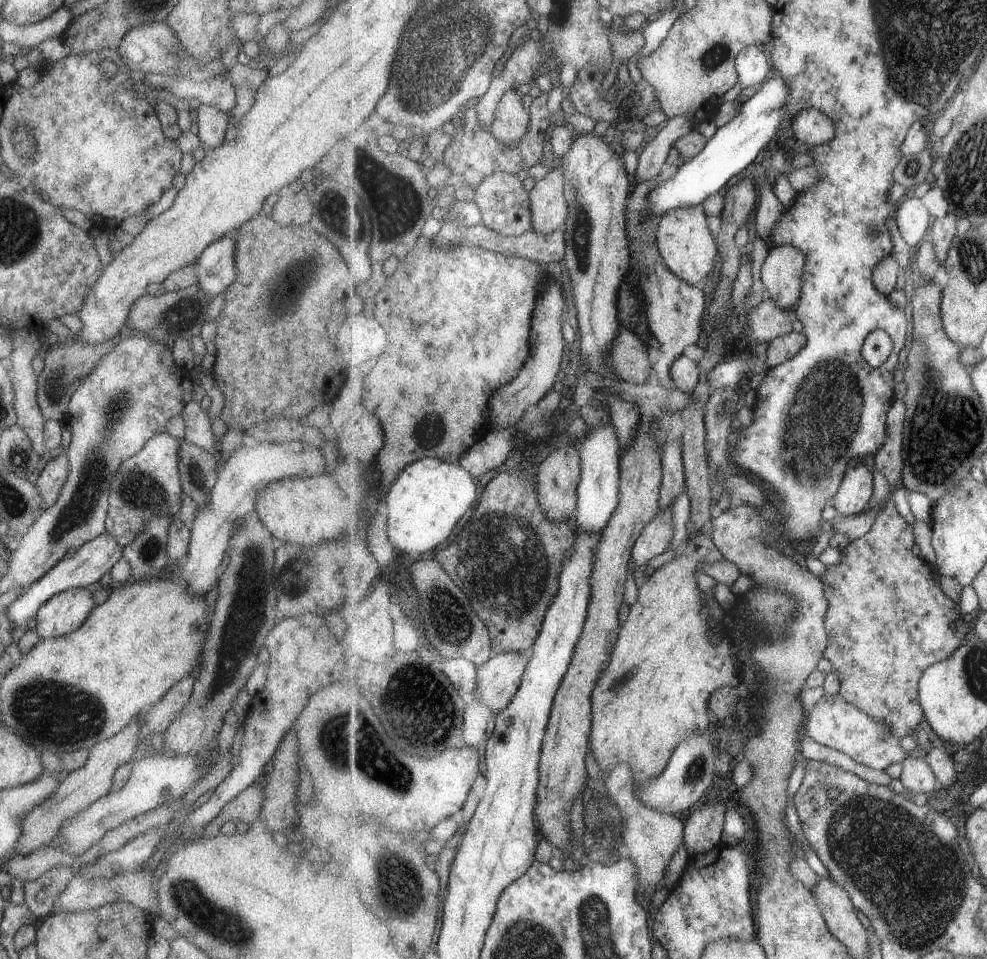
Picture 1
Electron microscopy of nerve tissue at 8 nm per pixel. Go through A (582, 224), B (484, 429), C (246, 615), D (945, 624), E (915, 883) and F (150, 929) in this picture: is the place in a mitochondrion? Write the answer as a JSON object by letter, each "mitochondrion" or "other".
{"A":"mitochondrion","B":"other","C":"mitochondrion","D":"other","E":"mitochondrion","F":"other"}

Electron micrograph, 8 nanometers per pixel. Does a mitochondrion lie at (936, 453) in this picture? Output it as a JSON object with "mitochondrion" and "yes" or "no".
{"mitochondrion":"yes"}

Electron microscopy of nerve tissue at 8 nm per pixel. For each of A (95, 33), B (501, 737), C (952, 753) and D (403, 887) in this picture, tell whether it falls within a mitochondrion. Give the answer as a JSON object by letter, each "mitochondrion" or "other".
{"A":"other","B":"other","C":"other","D":"mitochondrion"}

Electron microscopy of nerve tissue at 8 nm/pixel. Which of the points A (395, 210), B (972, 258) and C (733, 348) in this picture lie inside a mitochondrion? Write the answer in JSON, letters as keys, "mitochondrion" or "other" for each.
{"A":"mitochondrion","B":"mitochondrion","C":"other"}

